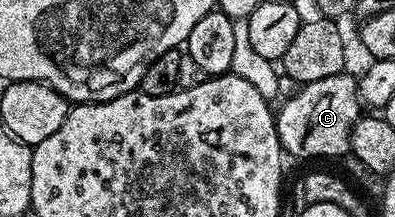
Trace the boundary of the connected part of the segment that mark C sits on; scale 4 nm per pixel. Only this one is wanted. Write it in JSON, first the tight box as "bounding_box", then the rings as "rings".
{"bounding_box":[275,73,362,159],"rings":[[[341,73],[305,83],[295,95],[283,101],[275,112],[280,146],[296,159],[336,159],[347,156],[352,146],[352,130],[362,118],[360,85],[355,74]]]}

